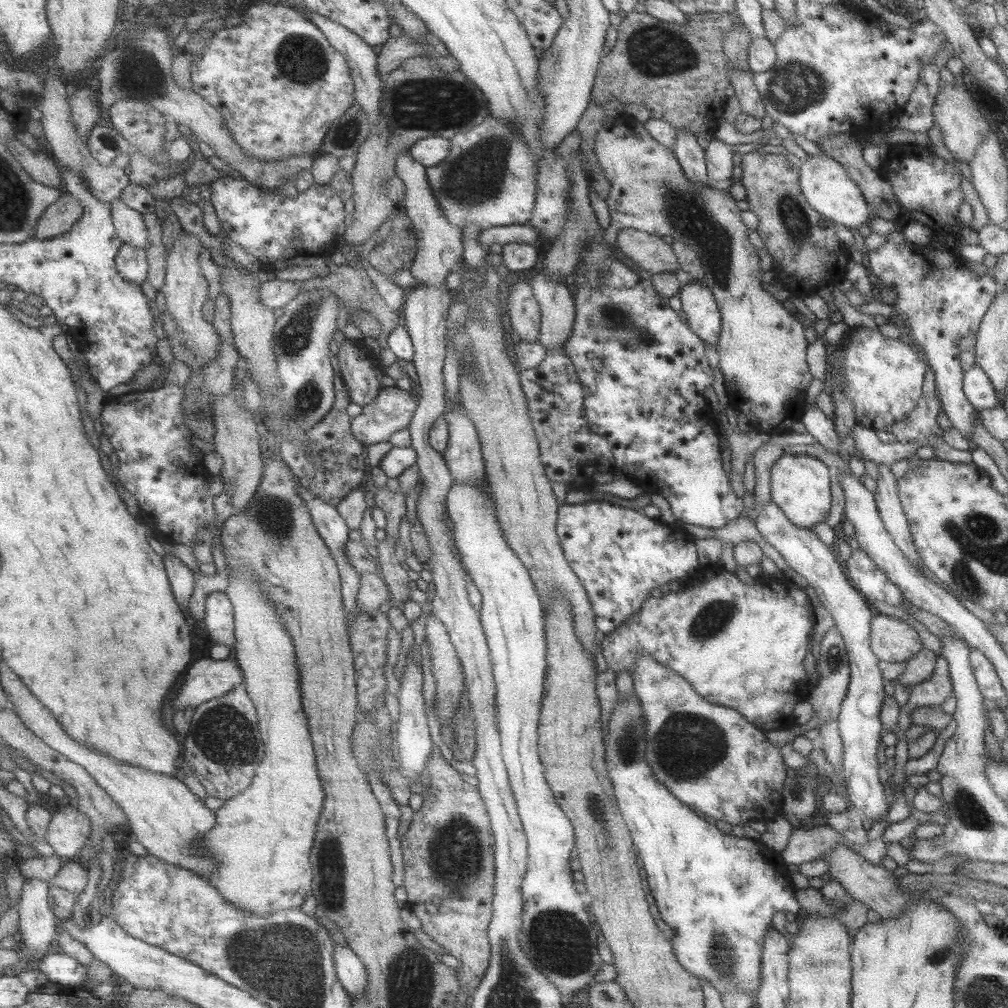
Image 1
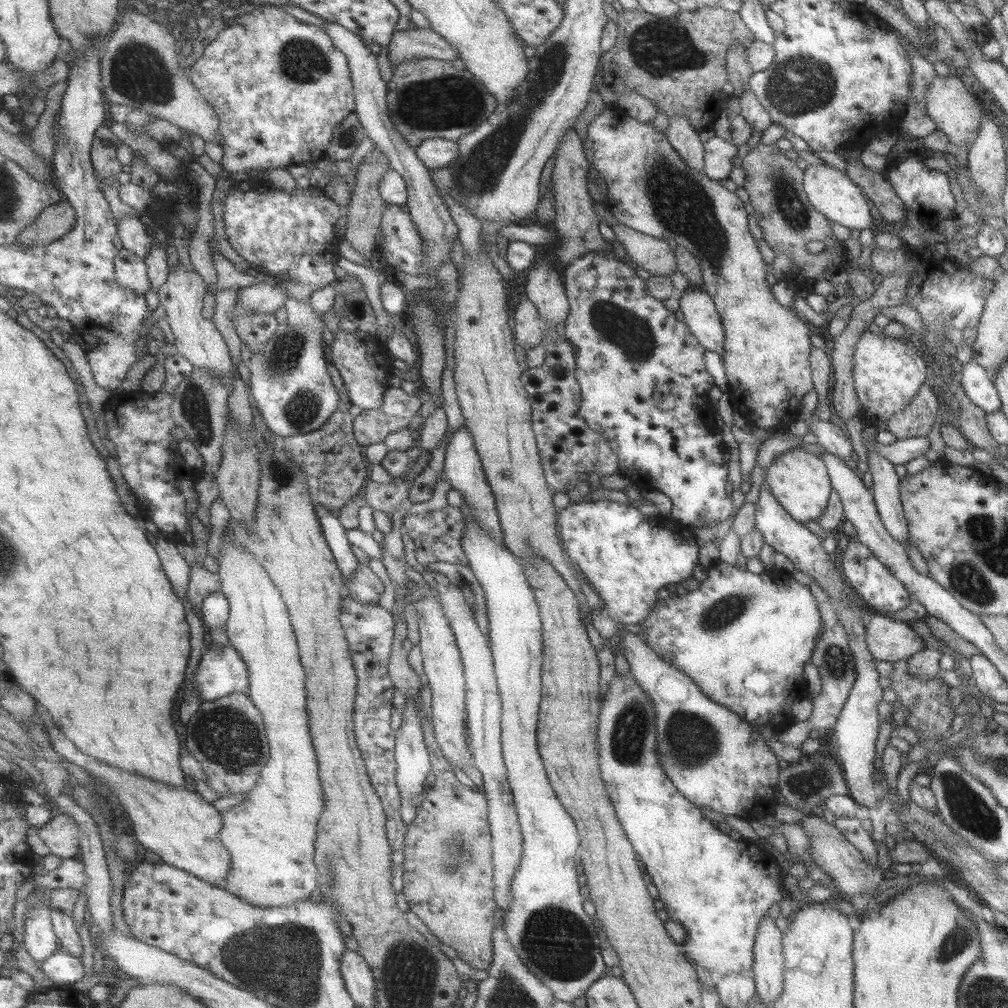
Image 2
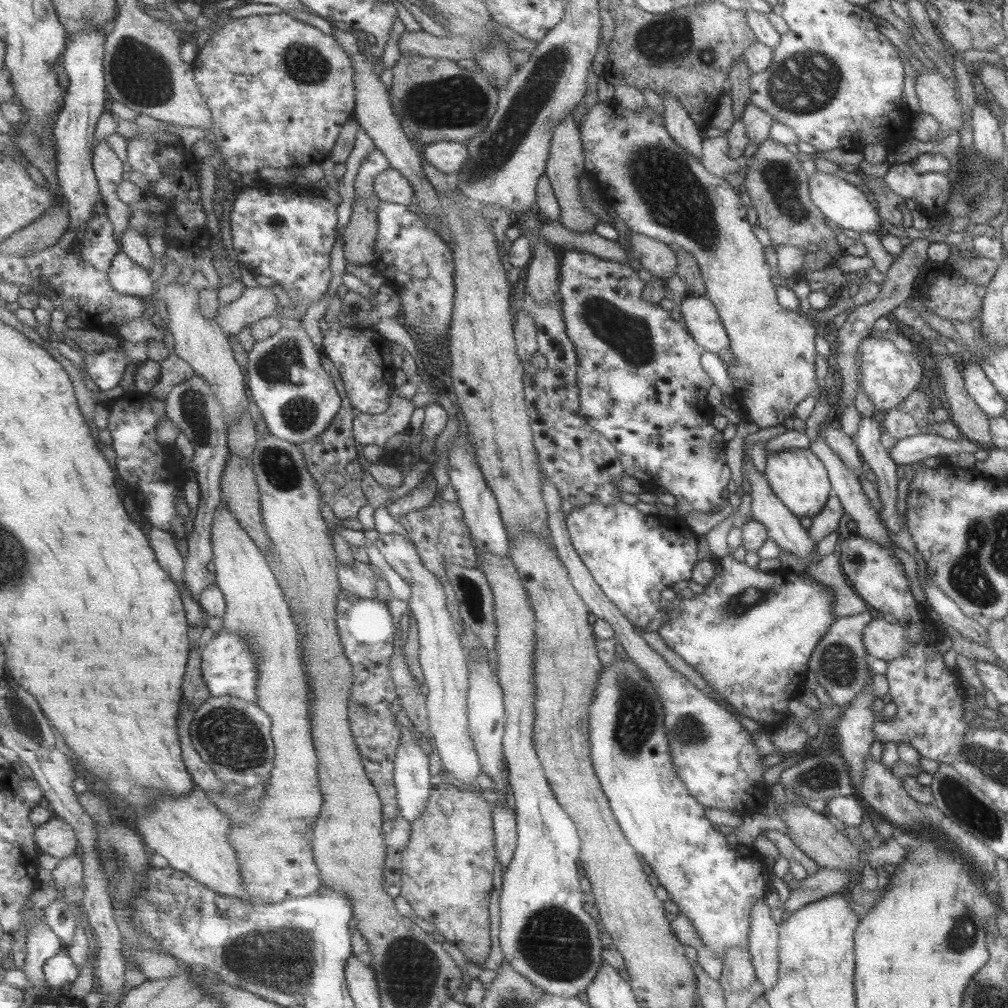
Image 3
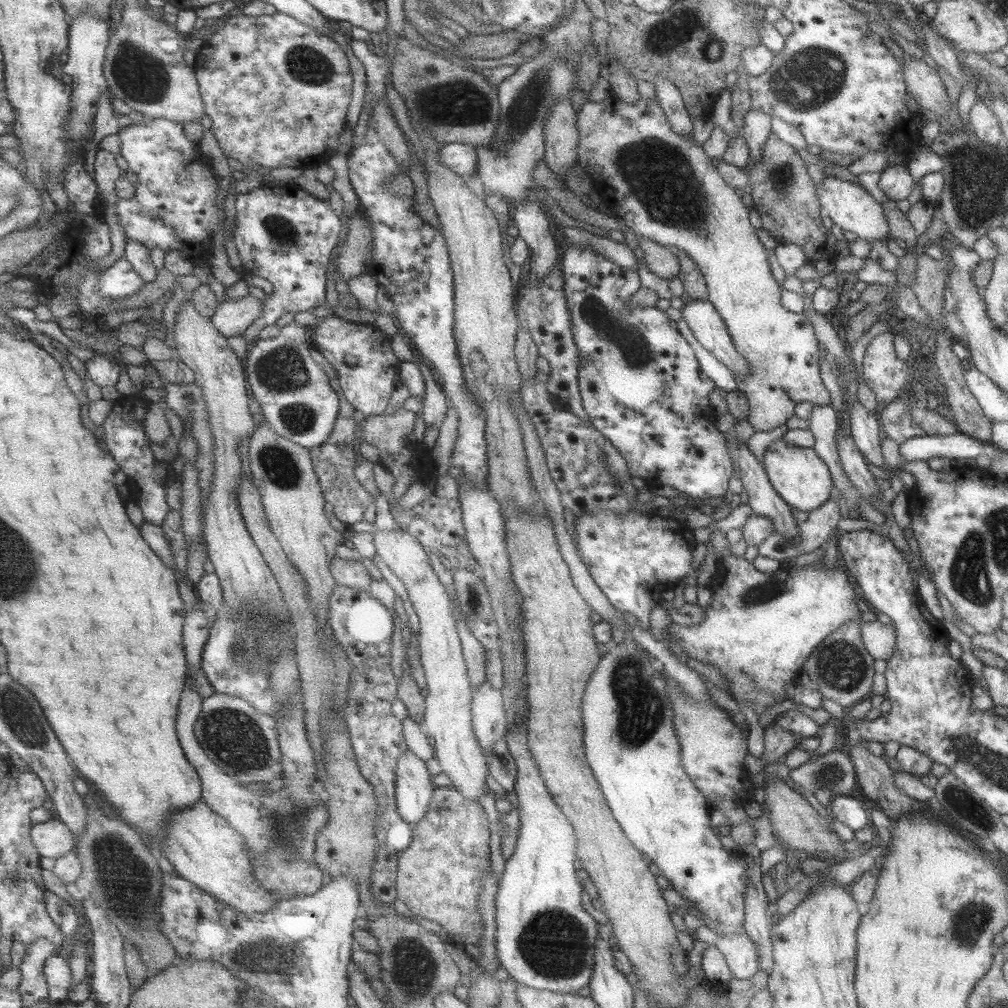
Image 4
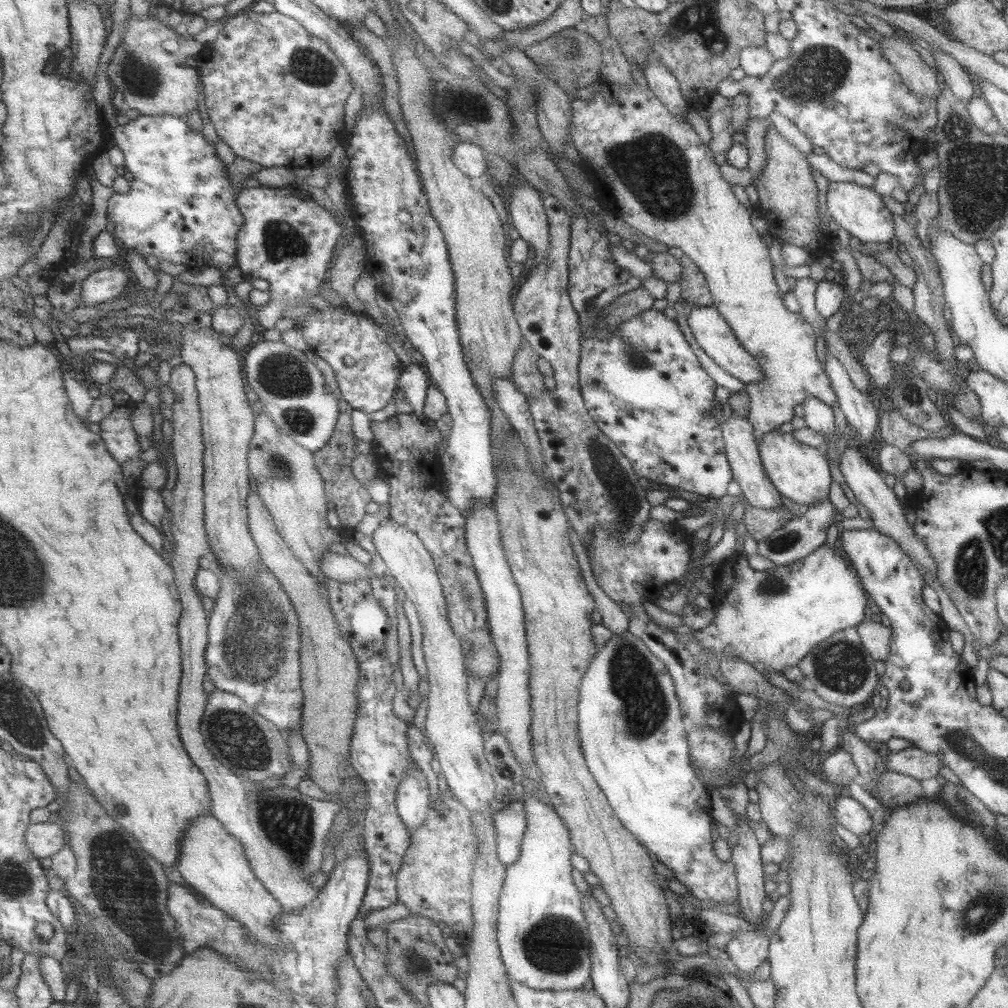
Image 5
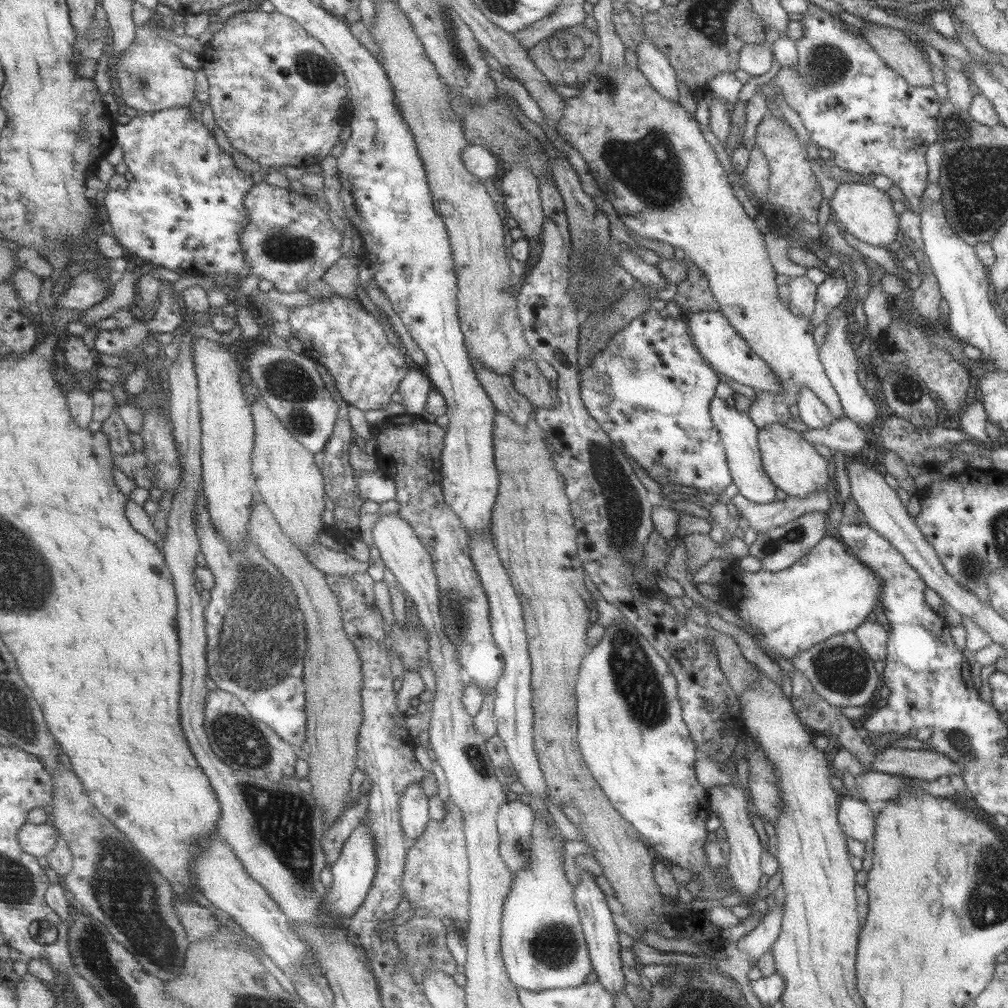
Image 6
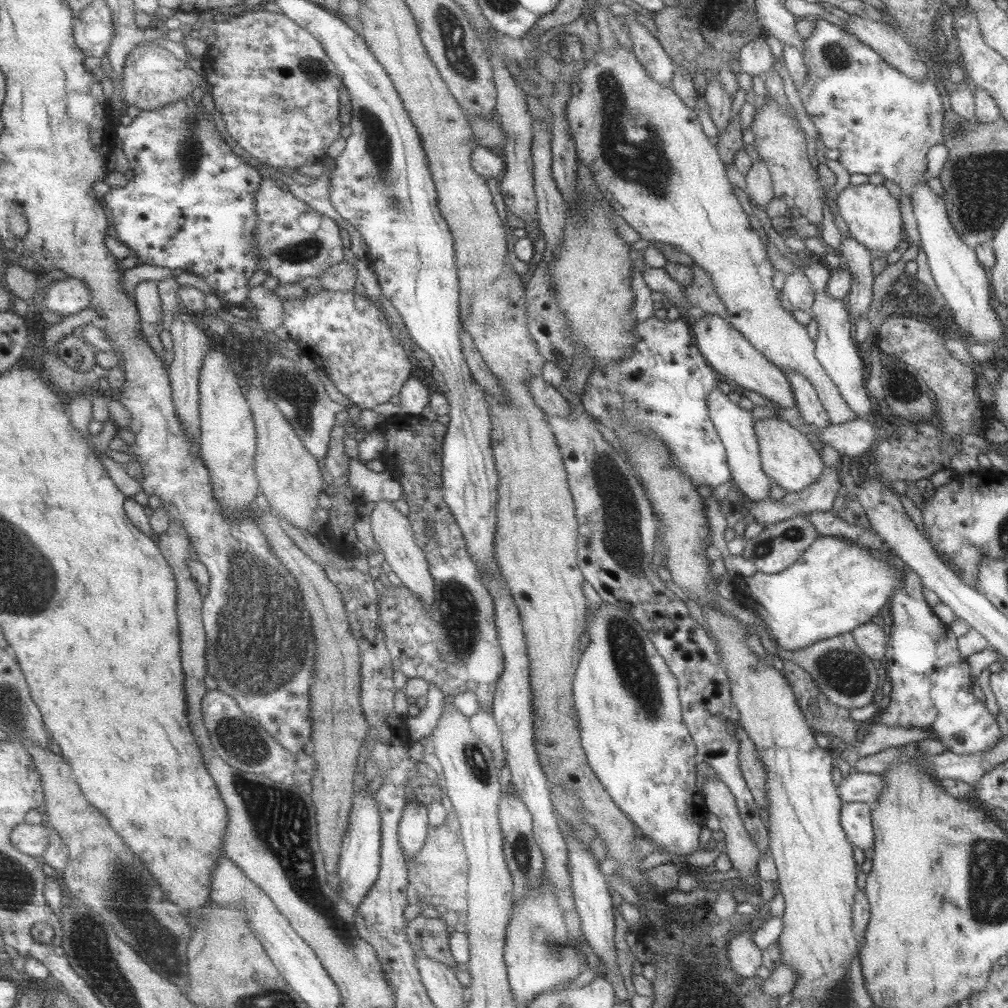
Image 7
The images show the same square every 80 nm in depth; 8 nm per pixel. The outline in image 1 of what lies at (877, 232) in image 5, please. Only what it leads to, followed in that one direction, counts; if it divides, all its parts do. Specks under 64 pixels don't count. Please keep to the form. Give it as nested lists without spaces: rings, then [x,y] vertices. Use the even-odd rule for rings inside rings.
[[[808,154],[807,158],[800,160],[798,183],[802,195],[806,198],[807,204],[816,210],[823,218],[831,222],[843,224],[851,229],[869,222],[871,216],[867,203],[861,194],[860,188],[849,178],[845,168],[825,156]]]

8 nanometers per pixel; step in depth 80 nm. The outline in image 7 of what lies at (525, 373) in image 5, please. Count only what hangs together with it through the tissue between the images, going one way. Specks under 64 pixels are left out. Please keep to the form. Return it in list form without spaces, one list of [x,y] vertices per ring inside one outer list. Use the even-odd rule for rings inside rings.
[[[543,375],[531,377],[528,380],[528,389],[534,396],[534,401],[547,415],[570,417],[573,406],[569,404],[556,386],[544,379]]]

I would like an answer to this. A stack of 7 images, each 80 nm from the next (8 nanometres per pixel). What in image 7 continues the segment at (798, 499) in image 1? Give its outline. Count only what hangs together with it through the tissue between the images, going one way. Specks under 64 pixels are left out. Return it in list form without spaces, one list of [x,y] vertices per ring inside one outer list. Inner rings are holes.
[[[758,418],[754,420],[758,442],[760,465],[771,482],[789,492],[799,492],[813,484],[823,472],[821,454],[811,447],[805,435],[795,429],[794,423],[782,418]]]

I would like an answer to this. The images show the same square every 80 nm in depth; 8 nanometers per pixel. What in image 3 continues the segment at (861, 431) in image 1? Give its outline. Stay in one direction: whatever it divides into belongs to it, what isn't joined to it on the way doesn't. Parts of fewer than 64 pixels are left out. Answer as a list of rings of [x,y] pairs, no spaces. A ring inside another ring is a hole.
[[[928,432],[927,434],[901,437],[886,451],[895,464],[903,466],[905,464],[915,464],[930,456],[945,459],[950,454],[953,456],[959,452],[969,452],[971,454],[979,448],[985,447],[964,437],[957,440],[947,440],[942,436]]]

